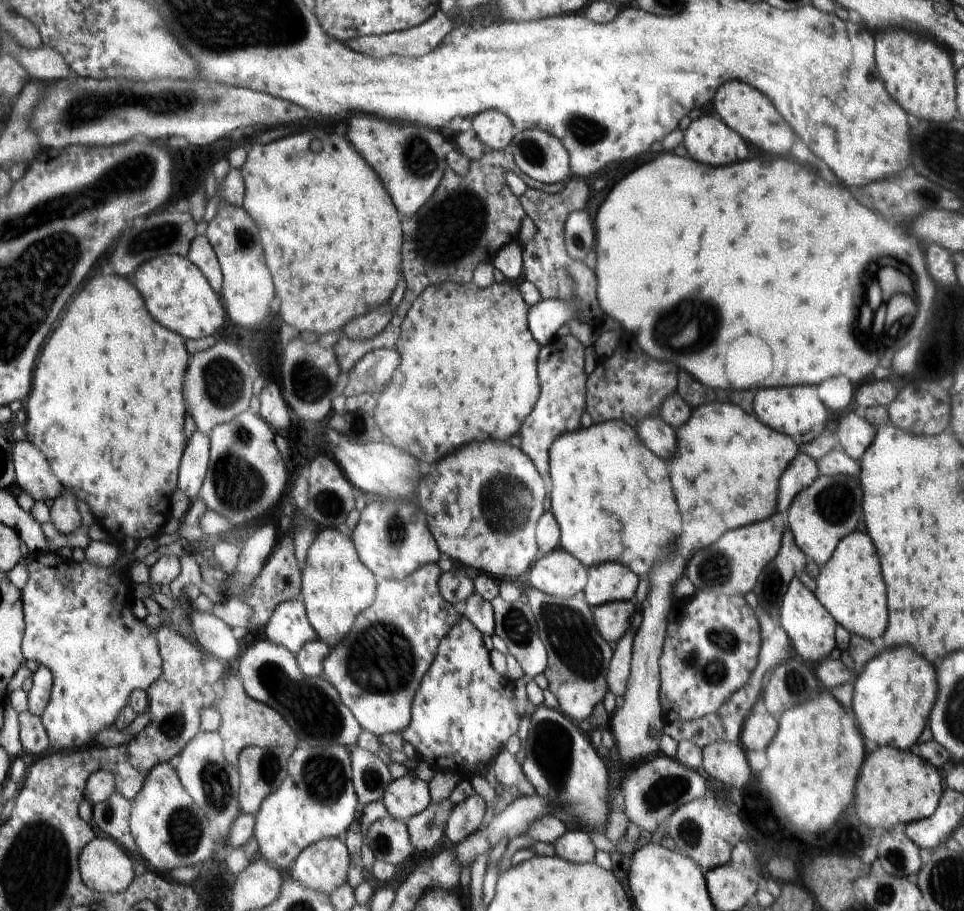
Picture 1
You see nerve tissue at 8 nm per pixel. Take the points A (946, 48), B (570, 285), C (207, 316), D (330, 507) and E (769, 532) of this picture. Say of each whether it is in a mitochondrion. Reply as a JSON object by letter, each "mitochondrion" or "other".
{"A":"other","B":"mitochondrion","C":"other","D":"mitochondrion","E":"other"}

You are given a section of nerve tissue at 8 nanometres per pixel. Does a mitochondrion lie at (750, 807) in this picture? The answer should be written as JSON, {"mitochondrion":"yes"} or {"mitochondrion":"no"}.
{"mitochondrion":"yes"}

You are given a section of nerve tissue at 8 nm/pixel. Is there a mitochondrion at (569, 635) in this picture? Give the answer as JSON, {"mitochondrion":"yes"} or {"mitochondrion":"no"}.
{"mitochondrion":"yes"}

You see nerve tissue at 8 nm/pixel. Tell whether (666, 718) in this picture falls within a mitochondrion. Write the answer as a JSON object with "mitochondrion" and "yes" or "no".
{"mitochondrion":"no"}

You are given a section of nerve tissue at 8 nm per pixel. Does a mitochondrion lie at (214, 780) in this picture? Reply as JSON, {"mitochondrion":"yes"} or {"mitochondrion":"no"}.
{"mitochondrion":"yes"}

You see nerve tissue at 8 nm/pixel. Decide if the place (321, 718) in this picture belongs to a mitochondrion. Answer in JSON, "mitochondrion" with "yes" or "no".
{"mitochondrion":"yes"}

